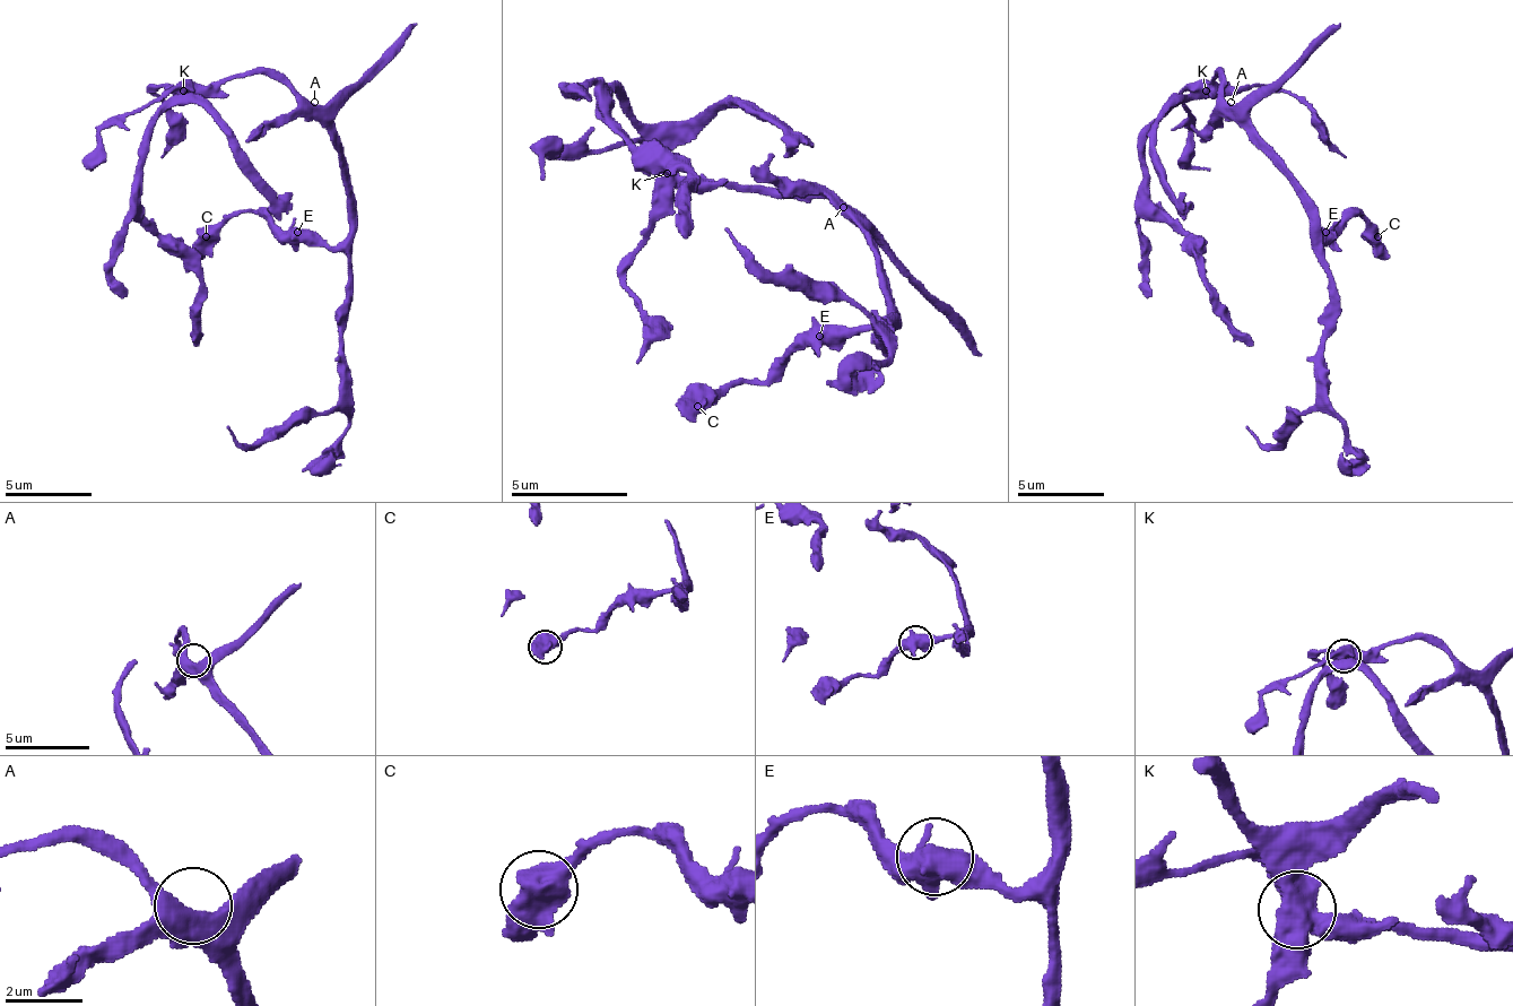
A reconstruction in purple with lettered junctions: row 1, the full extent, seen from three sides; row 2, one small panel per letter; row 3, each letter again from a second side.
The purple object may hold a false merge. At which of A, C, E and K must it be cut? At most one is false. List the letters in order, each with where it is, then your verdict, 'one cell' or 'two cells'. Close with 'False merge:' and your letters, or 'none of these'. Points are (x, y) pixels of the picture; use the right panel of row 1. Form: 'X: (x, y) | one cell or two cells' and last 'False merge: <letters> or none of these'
A: (1231, 102) | one cell
C: (1377, 236) | one cell
E: (1325, 232) | one cell
K: (1206, 90) | one cell
False merge: none of these

